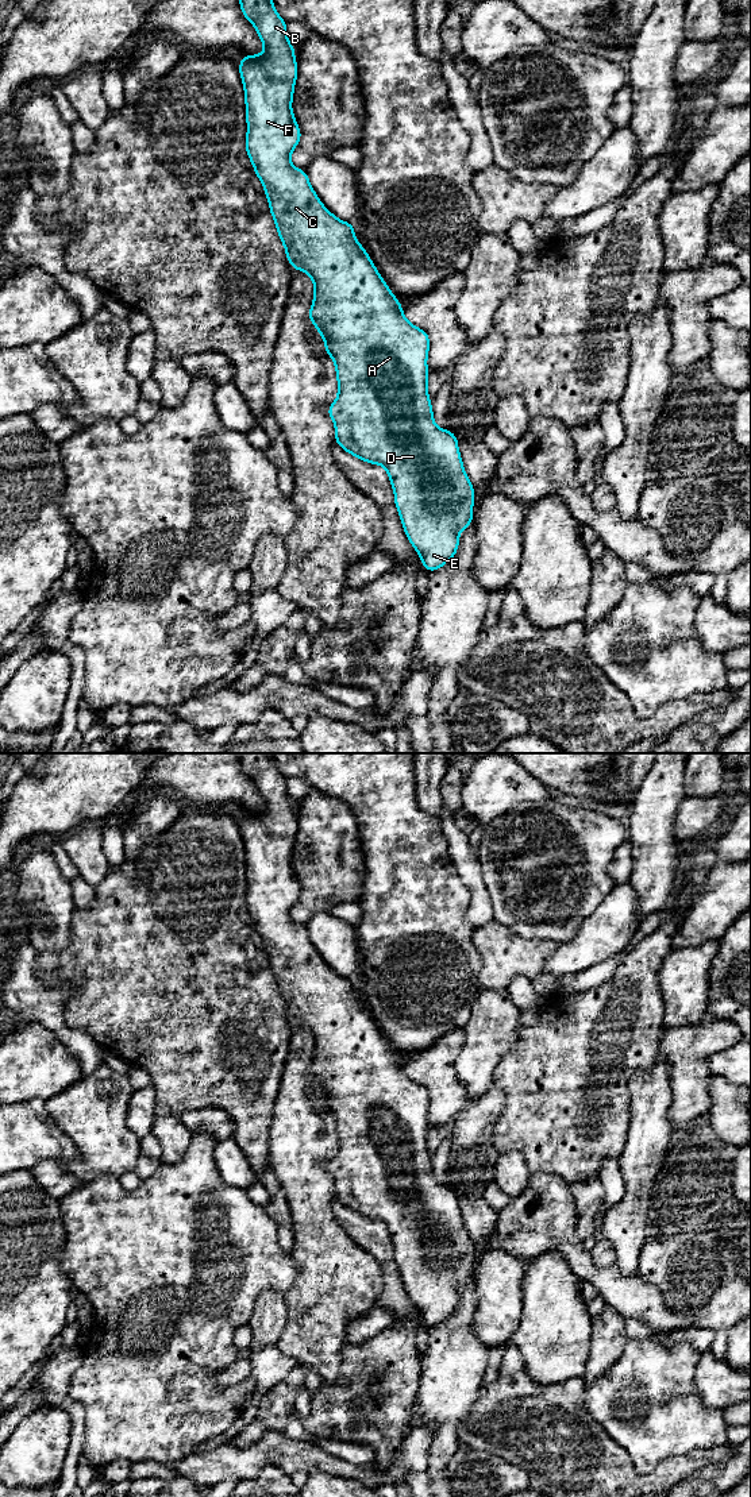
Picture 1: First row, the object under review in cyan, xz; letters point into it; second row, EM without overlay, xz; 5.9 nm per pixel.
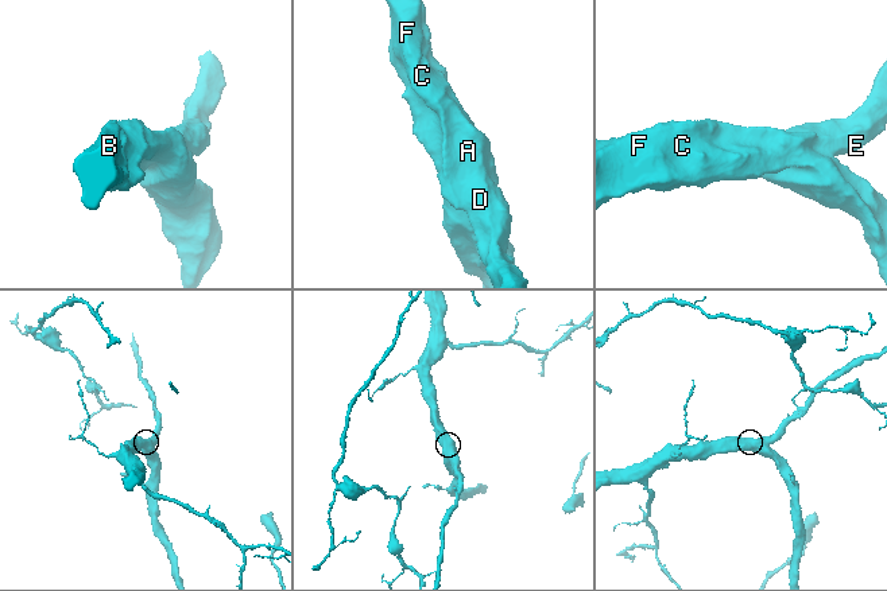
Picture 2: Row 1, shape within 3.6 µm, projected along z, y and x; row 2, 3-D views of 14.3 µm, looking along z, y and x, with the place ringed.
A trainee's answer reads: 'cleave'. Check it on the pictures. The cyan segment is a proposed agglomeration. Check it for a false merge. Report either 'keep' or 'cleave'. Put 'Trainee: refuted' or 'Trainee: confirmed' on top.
Trainee: refuted
keep

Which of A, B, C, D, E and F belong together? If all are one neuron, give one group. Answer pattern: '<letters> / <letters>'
A B C D E F

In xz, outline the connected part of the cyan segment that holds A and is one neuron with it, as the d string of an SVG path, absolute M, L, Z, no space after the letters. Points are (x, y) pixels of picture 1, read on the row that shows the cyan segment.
M239 0L239 4L243 16L255 27L265 46L258 55L243 54L238 67L247 113L246 153L263 185L270 213L290 266L307 273L315 286L308 319L320 332L326 354L335 363L338 397L327 410L335 424L335 441L350 455L380 464L388 471L394 491L394 505L409 543L427 571L439 570L455 556L459 533L473 521L474 486L463 468L458 450L459 440L448 429L438 428L434 421L427 390L428 333L405 319L400 301L381 278L363 246L358 243L354 225L334 216L312 189L305 170L292 165L290 154L300 142L301 131L292 112L299 69L294 47L286 36L286 22L277 13L273 0Z

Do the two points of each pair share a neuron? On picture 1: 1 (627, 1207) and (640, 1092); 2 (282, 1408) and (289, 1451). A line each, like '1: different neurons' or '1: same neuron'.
1: same neuron
2: different neurons

